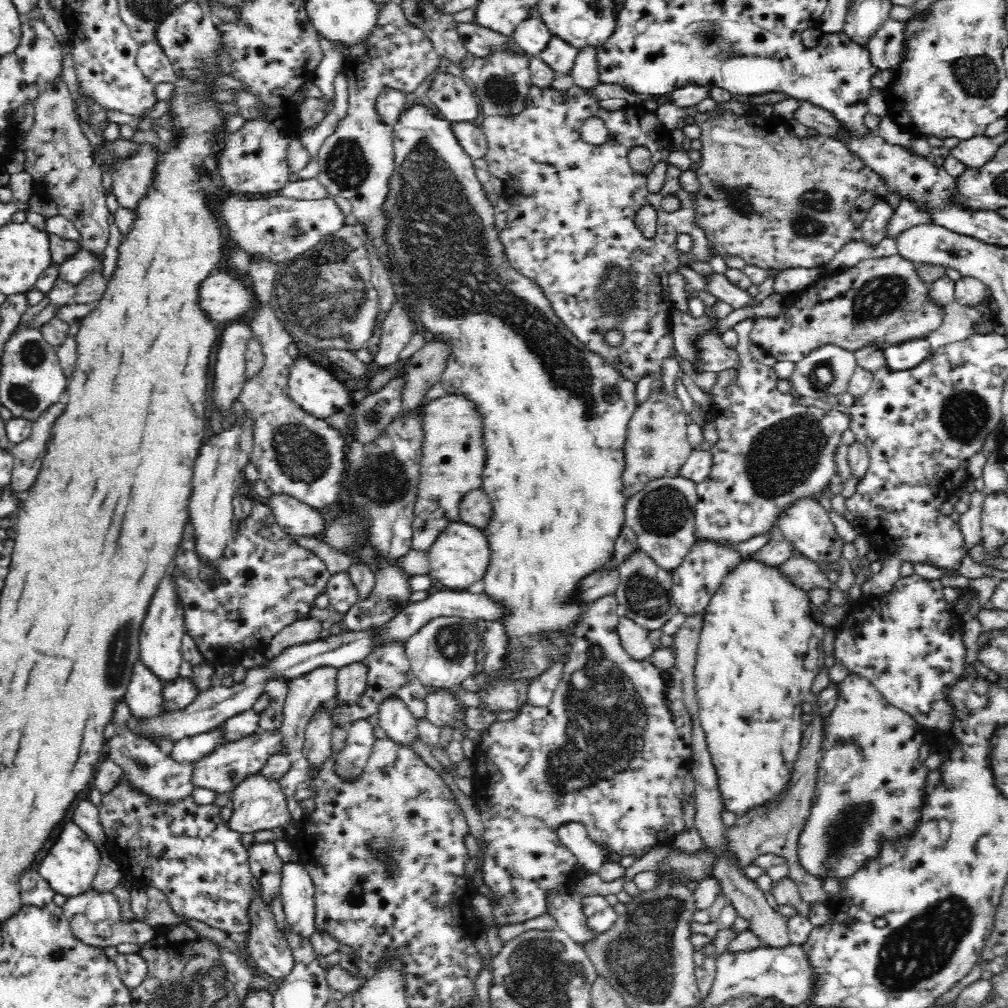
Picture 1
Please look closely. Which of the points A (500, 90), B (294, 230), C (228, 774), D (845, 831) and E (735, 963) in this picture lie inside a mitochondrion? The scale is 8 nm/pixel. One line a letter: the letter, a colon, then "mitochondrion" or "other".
A: mitochondrion
B: mitochondrion
C: mitochondrion
D: mitochondrion
E: other

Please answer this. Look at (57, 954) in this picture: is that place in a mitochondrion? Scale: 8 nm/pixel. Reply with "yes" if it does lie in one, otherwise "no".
yes

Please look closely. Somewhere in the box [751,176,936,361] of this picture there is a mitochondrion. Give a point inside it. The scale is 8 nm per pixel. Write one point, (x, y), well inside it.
(878, 299)

